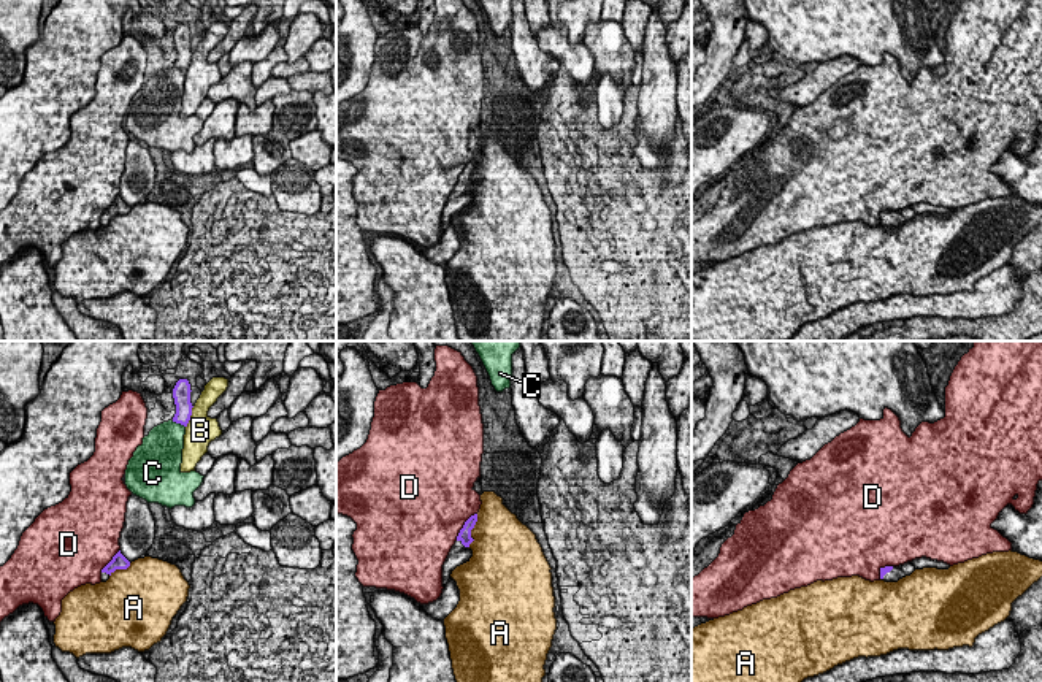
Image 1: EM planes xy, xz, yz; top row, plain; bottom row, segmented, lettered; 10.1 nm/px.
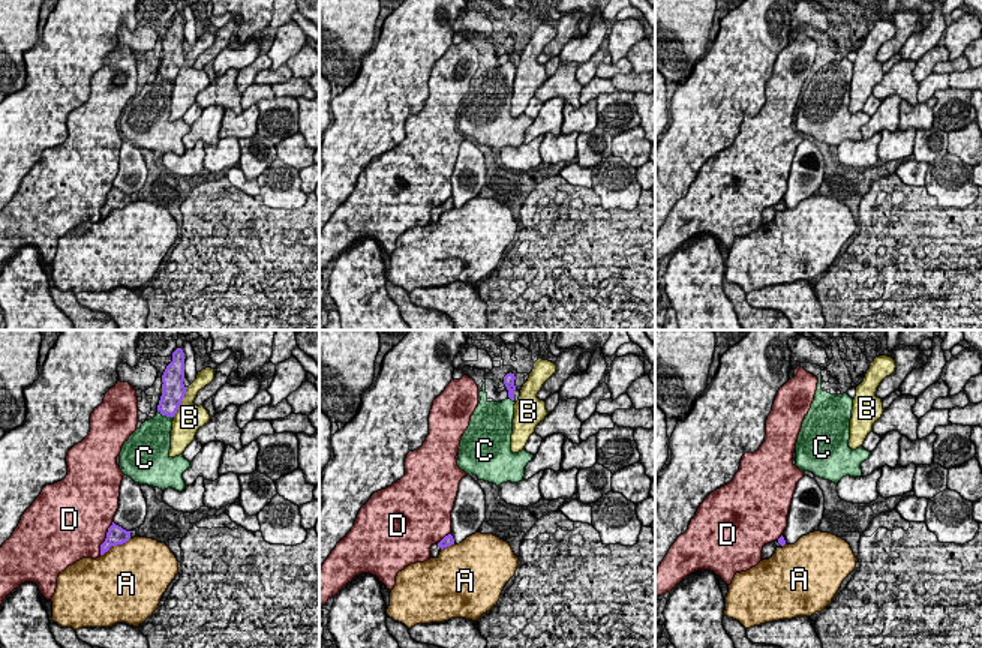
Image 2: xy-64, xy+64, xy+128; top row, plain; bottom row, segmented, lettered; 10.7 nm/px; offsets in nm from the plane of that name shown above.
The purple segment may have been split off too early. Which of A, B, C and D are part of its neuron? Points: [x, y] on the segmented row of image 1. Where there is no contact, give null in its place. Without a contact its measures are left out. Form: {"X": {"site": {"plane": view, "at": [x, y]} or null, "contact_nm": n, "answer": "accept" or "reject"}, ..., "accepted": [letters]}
{"A": {"site": {"plane": "xz", "at": [470, 532]}, "contact_nm": 360, "answer": "reject"}, "B": {"site": {"plane": "xy", "at": [189, 417]}, "contact_nm": 240, "answer": "reject"}, "C": {"site": {"plane": "xy", "at": [178, 422]}, "contact_nm": 160, "answer": "reject"}, "D": {"site": {"plane": "xz", "at": [463, 525]}, "contact_nm": 360, "answer": "reject"}, "accepted": []}

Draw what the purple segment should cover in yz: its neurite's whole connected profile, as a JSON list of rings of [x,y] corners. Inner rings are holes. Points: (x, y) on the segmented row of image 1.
[[[907,561],[899,566],[885,566],[880,568],[880,579],[885,582],[898,582],[899,579],[910,576],[915,571],[915,566]]]

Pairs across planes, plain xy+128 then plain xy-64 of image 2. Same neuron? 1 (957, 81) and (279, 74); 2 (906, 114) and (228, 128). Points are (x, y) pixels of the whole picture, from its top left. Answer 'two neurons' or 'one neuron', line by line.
1: two neurons
2: one neuron

